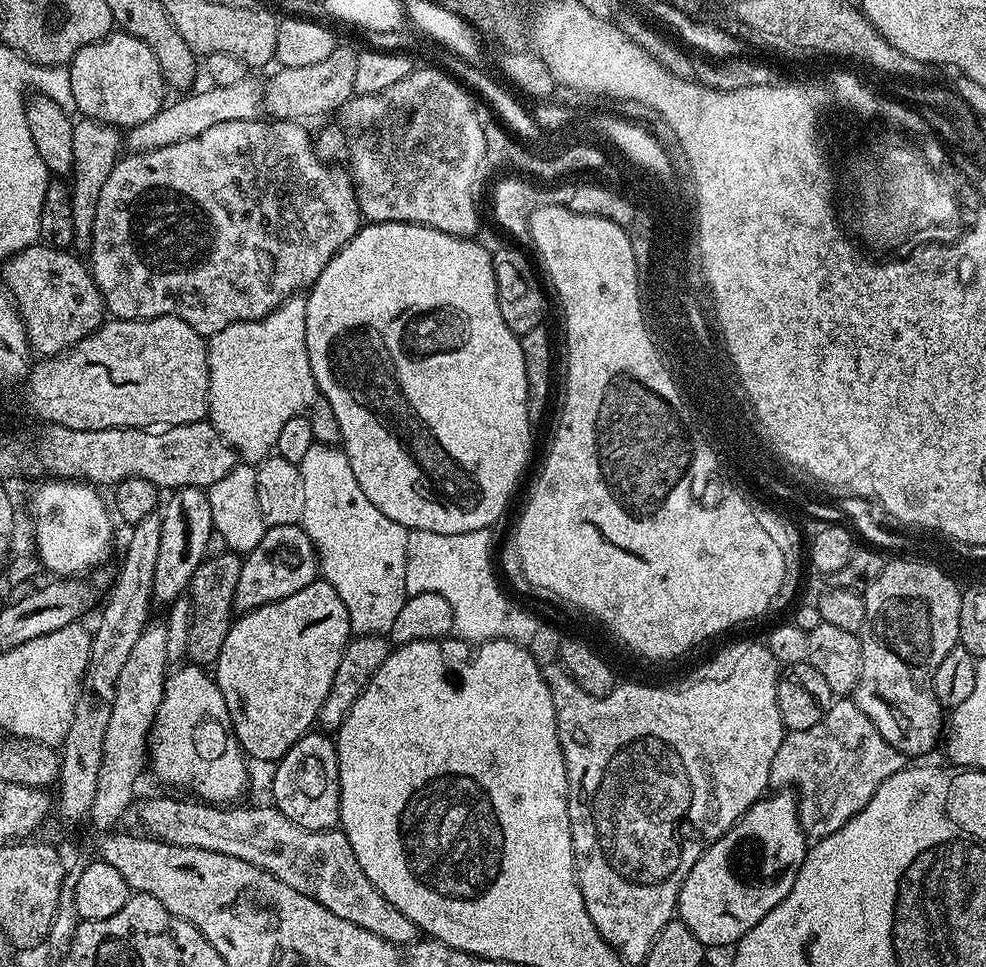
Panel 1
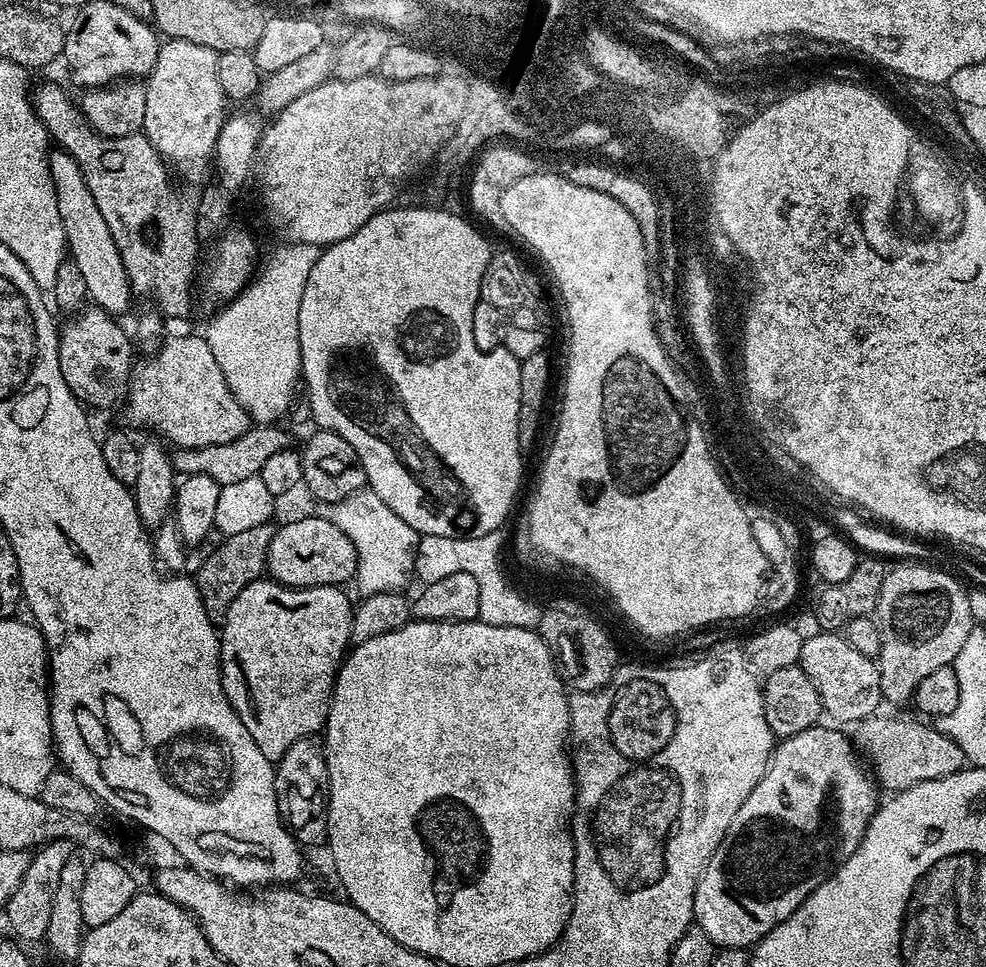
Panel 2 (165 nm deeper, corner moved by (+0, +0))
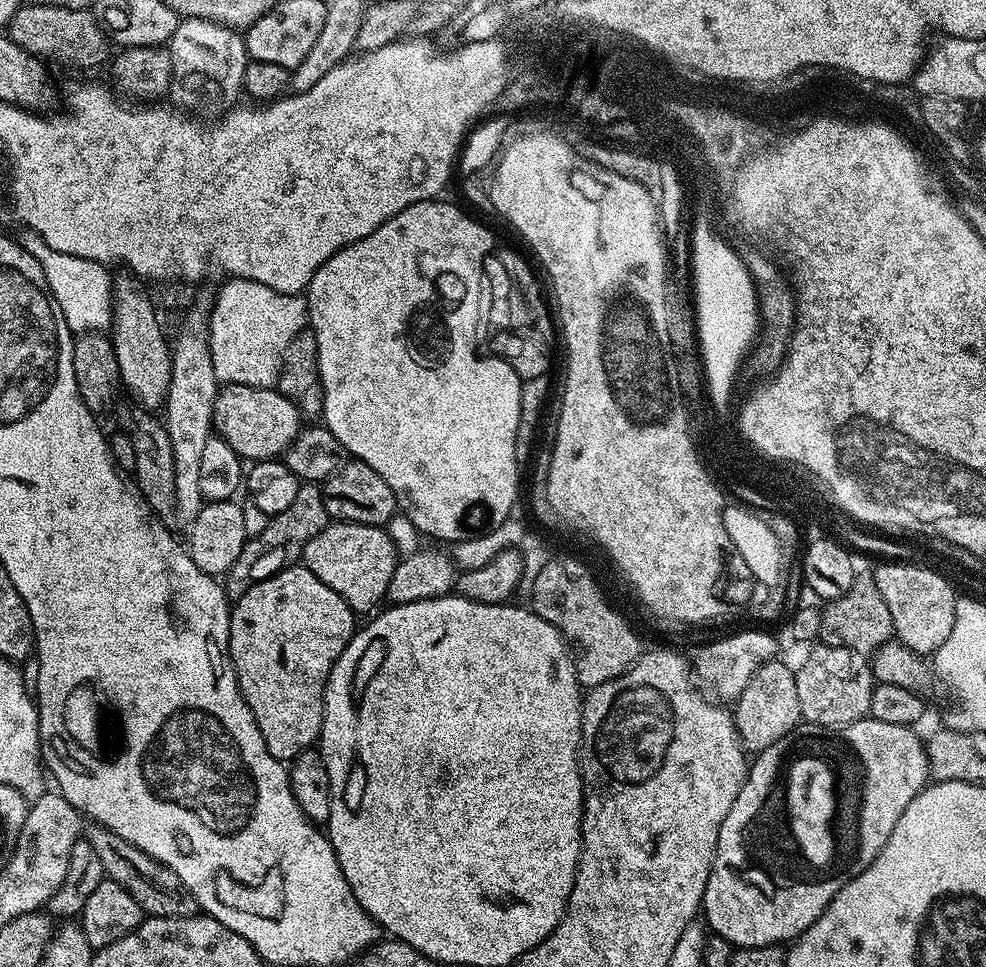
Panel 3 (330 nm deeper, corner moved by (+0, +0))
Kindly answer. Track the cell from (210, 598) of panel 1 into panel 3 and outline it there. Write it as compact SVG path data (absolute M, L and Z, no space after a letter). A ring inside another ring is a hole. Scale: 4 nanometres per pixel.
M316 482L301 483L298 498L294 498L291 506L282 510L282 514L271 517L265 529L247 541L226 573L226 579L223 581L224 591L232 598L241 596L259 580L270 578L284 568L293 567L303 557L306 542L310 542L310 538L314 538L314 534L322 531L328 523L330 517L324 505L321 485Z

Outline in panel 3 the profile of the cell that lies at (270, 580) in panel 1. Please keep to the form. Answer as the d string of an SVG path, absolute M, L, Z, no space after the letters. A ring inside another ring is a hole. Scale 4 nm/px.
M330 522L322 531L314 534L310 542L306 542L302 564L310 570L310 574L314 574L314 578L322 578L322 582L326 582L334 594L345 600L353 613L361 614L371 613L377 607L375 604L385 599L390 578L394 578L397 559L396 544L383 527Z

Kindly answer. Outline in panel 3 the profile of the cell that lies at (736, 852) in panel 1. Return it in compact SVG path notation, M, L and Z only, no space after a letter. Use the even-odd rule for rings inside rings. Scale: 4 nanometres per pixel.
M865 718L854 722L853 724L846 724L843 728L823 728L817 724L801 723L790 734L786 734L778 742L774 742L774 746L767 748L765 752L759 753L751 761L748 777L744 779L742 790L738 794L738 798L734 798L734 806L730 806L730 814L726 814L726 822L722 822L722 826L718 830L718 842L716 843L716 853L712 859L712 869L710 870L710 878L706 882L706 890L704 891L704 902L702 905L702 916L706 921L707 927L713 933L722 938L726 938L737 949L741 948L761 948L767 944L783 945L784 940L787 942L795 941L797 936L800 936L818 917L826 910L826 906L830 906L830 902L838 894L838 890L842 890L842 886L846 886L858 874L862 874L862 870L866 870L866 866L870 866L874 862L874 858L878 858L878 854L882 850L882 846L886 846L886 842L890 838L890 834L894 834L894 826L898 826L898 818L902 818L902 810L906 810L906 806L910 806L910 802L914 802L914 798L930 780L930 769L928 766L928 750L923 739L919 740L916 737L917 729L907 724L895 724L894 722L878 722L871 718Z

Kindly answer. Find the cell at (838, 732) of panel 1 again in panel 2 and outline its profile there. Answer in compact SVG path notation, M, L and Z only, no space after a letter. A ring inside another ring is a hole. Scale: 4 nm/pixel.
M873 714L865 720L857 720L851 725L850 739L879 787L883 791L885 788L885 793L895 794L910 786L918 786L918 782L946 778L946 774L954 774L965 767L966 761L958 744L931 723L919 719L891 720L888 716L880 715Z

